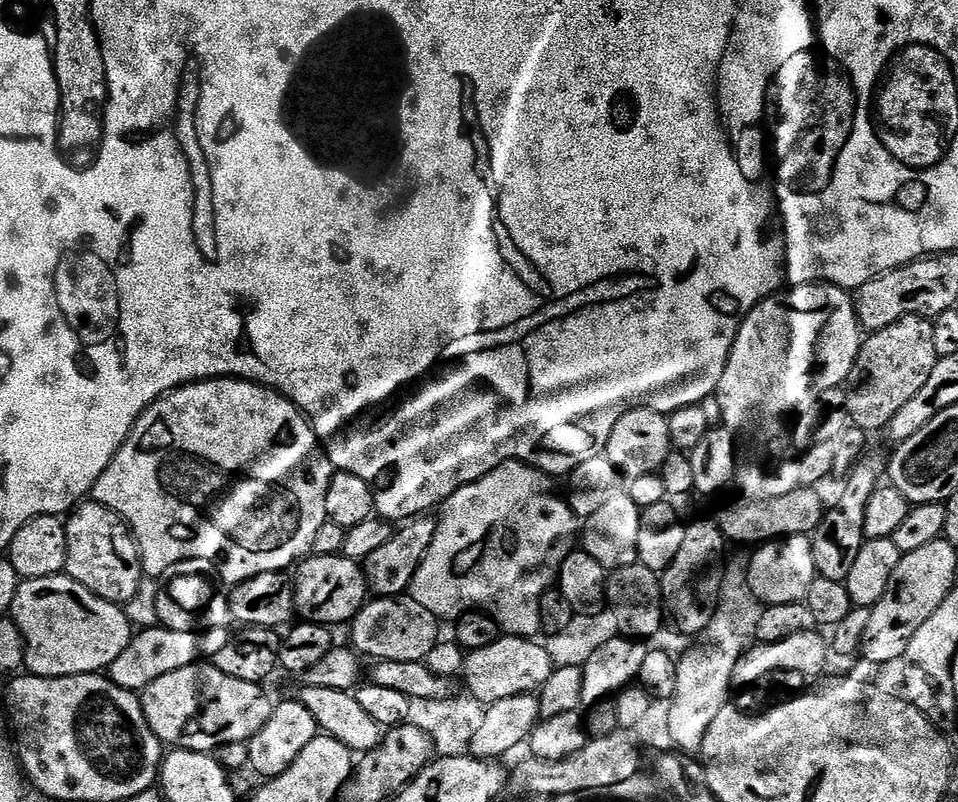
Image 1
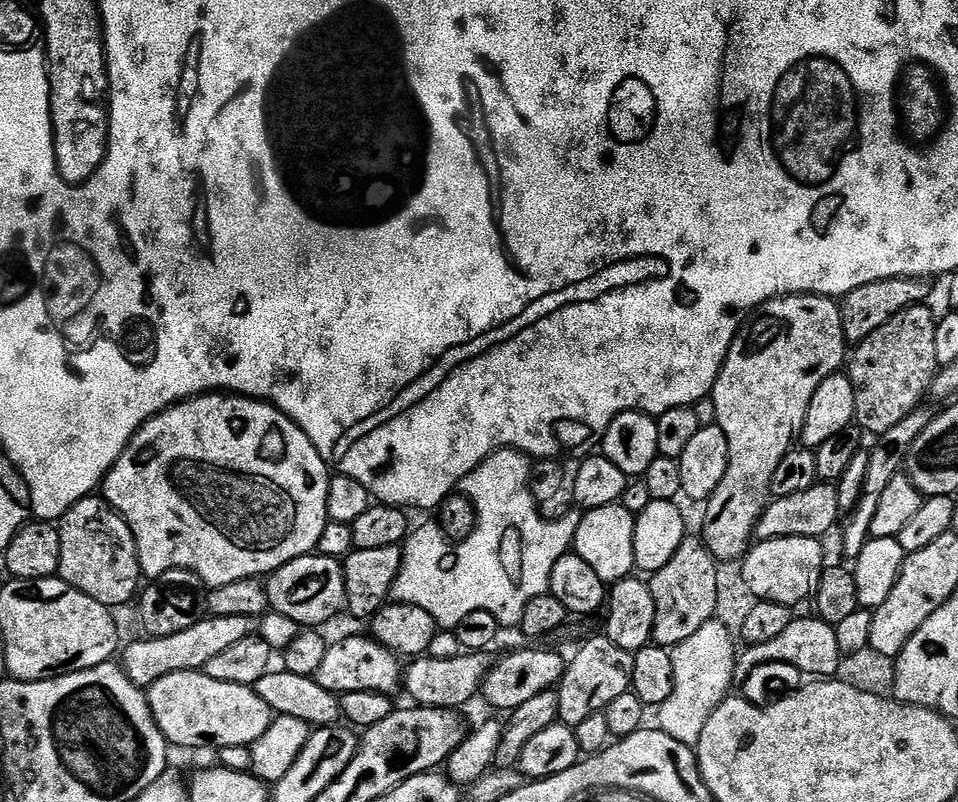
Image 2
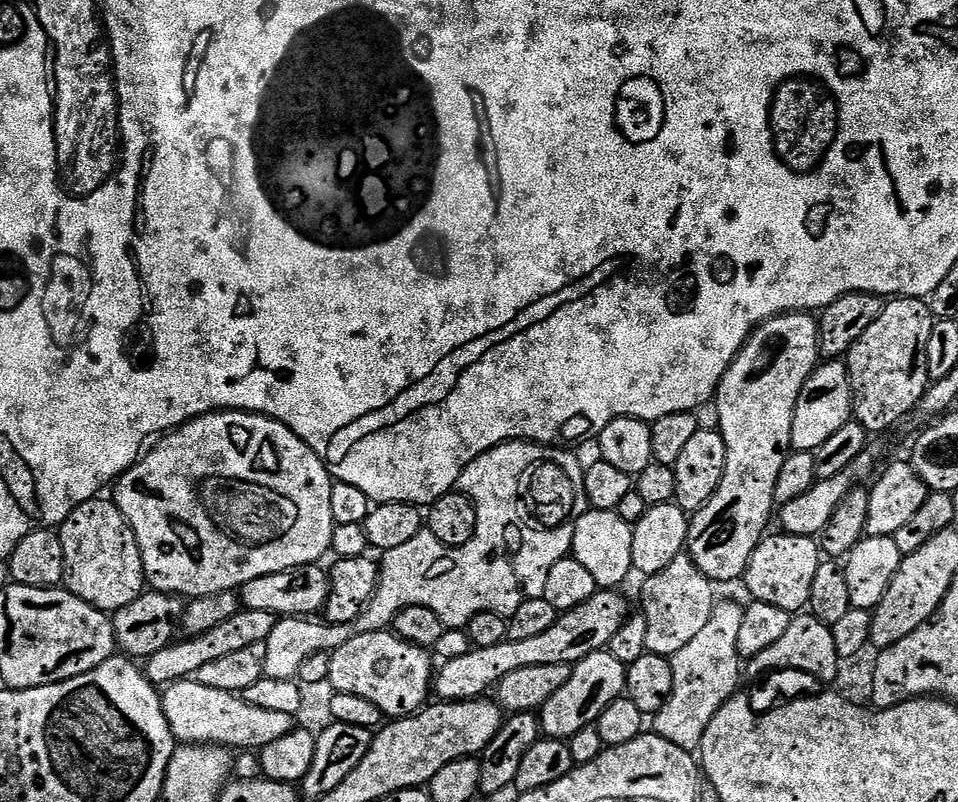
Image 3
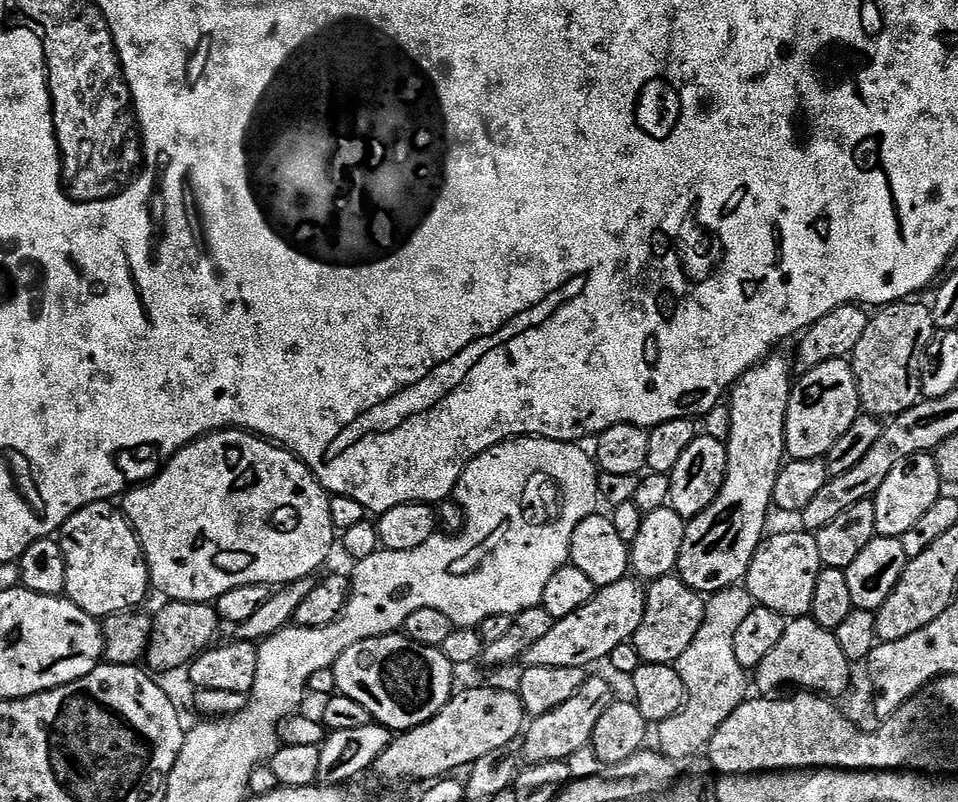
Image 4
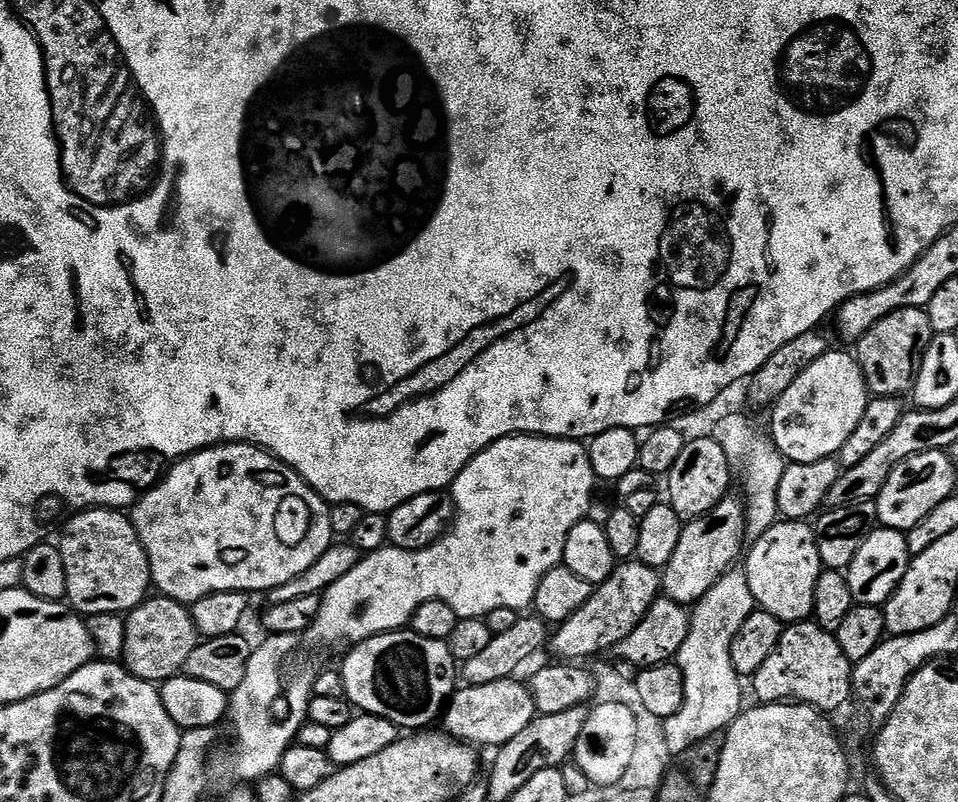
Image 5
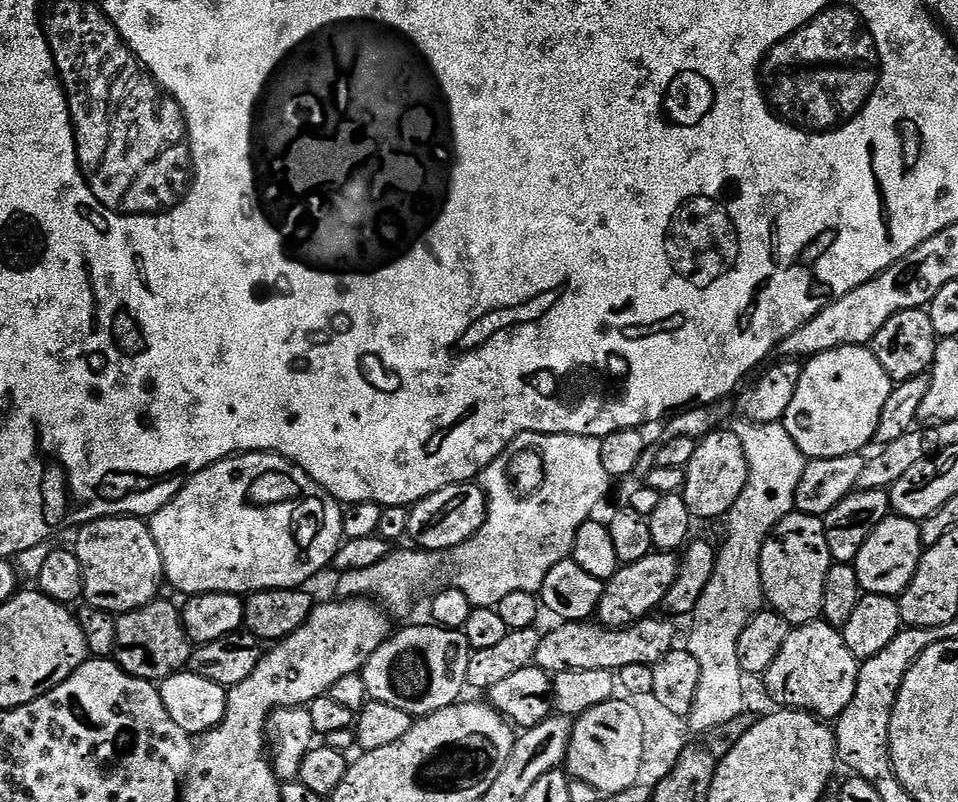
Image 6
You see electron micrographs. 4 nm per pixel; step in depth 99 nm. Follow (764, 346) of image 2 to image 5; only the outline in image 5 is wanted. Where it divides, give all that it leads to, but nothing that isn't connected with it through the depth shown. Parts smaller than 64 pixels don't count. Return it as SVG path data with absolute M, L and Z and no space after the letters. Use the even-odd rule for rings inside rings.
M726 498L704 516L699 516L697 520L689 520L686 526L681 527L678 547L674 550L674 558L670 558L668 565L662 569L662 592L667 599L685 606L695 606L704 597L706 590L710 590L710 586L714 586L714 582L718 582L718 578L722 578L735 565L732 563L739 556L741 559L742 549L745 547L746 504L743 499L732 499Z

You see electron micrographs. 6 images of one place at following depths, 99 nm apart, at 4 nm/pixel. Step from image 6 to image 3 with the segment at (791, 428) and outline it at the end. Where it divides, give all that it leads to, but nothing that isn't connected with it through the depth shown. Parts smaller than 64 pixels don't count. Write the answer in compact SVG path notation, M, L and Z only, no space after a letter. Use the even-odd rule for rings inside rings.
M840 360L821 363L806 378L806 386L798 394L792 427L792 447L798 452L815 453L828 438L853 419L852 383L848 377L848 365Z

